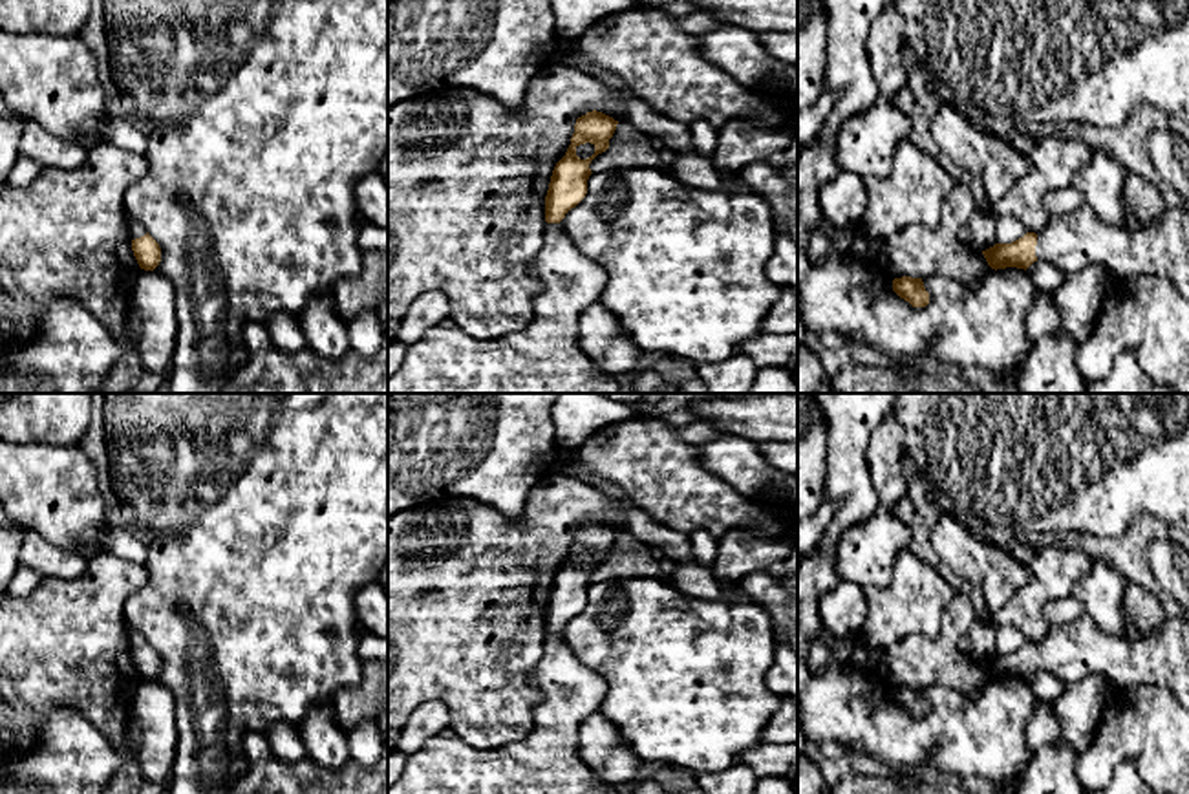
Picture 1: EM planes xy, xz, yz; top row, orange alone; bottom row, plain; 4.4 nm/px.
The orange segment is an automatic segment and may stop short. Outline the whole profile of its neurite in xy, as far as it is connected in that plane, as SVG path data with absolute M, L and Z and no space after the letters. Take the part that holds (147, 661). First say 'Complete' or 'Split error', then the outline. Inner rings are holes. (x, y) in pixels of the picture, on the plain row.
Complete. M148 642L132 649L132 660L139 677L145 681L154 681L161 671L161 657Z

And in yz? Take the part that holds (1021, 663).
Split error. M1090 615L1052 626L1035 644L1026 642L1012 653L995 653L982 660L991 679L1028 679L1046 670L1065 684L1092 673L1107 675L1118 692L1152 684L1167 688L1189 708L1189 618L1180 615L1147 638L1129 642L1105 633Z

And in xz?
Split error. M596 520L578 527L571 554L552 580L545 606L545 651L532 670L541 701L534 708L530 735L477 750L439 734L406 756L388 794L616 794L578 750L580 723L600 710L605 679L584 666L560 638L565 624L585 607L589 574L609 558L616 534ZM585 553L594 556L594 563L580 569L576 558Z

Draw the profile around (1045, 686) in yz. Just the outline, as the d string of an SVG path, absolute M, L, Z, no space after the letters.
M1046 670L1034 671L1026 679L1026 682L1037 701L1044 701L1044 703L1052 703L1052 704L1063 695L1065 688L1066 688L1066 684L1061 679L1057 679L1055 675L1052 675Z

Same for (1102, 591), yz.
M1096 562L1092 571L1076 582L1072 596L1105 633L1127 638L1125 580L1118 571Z

